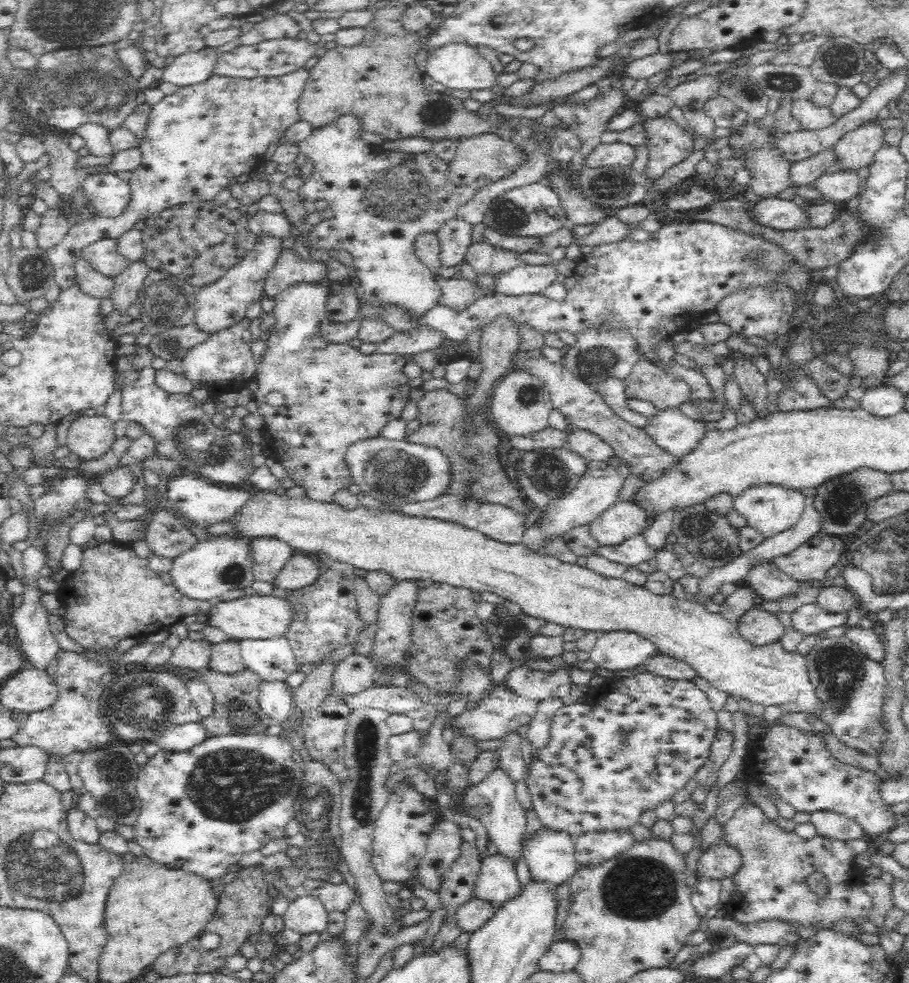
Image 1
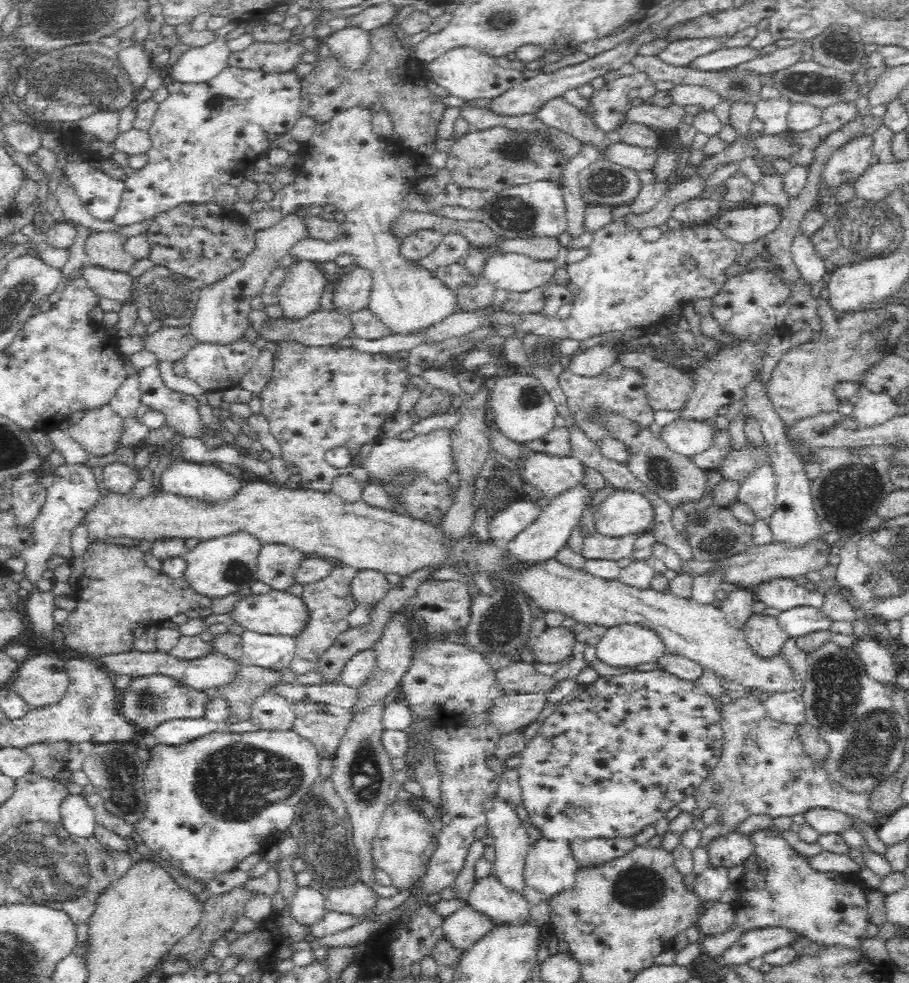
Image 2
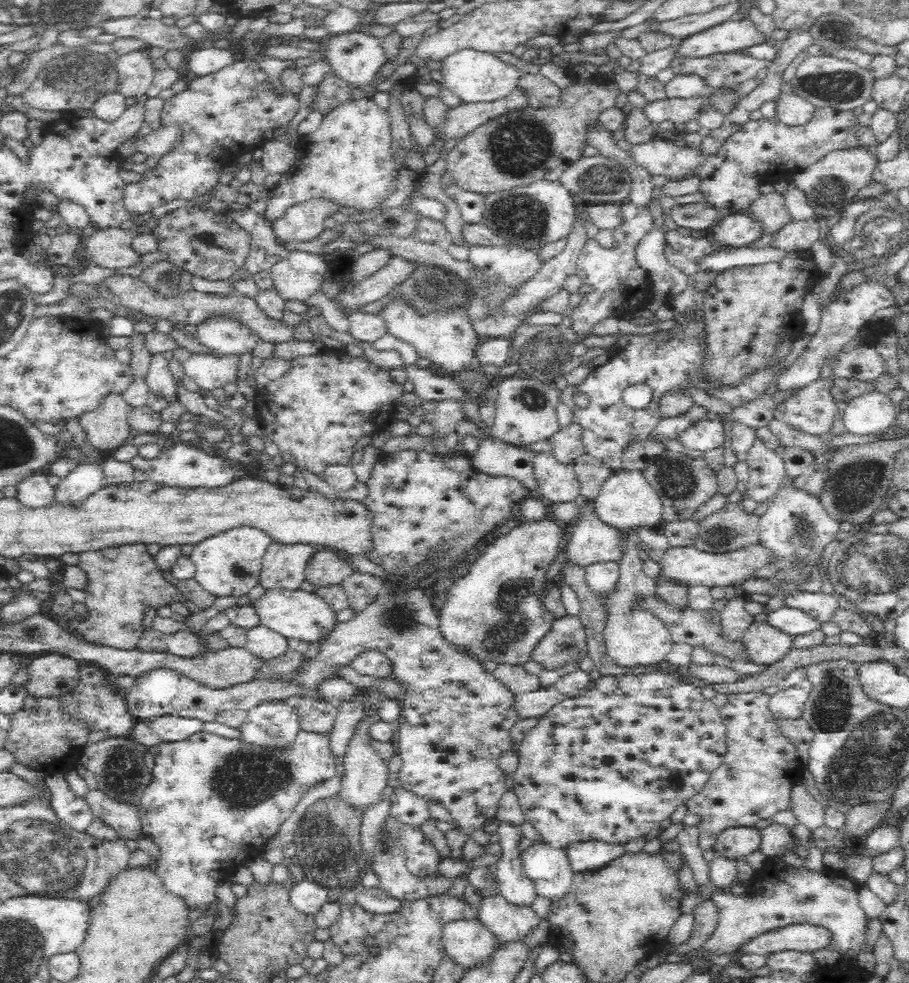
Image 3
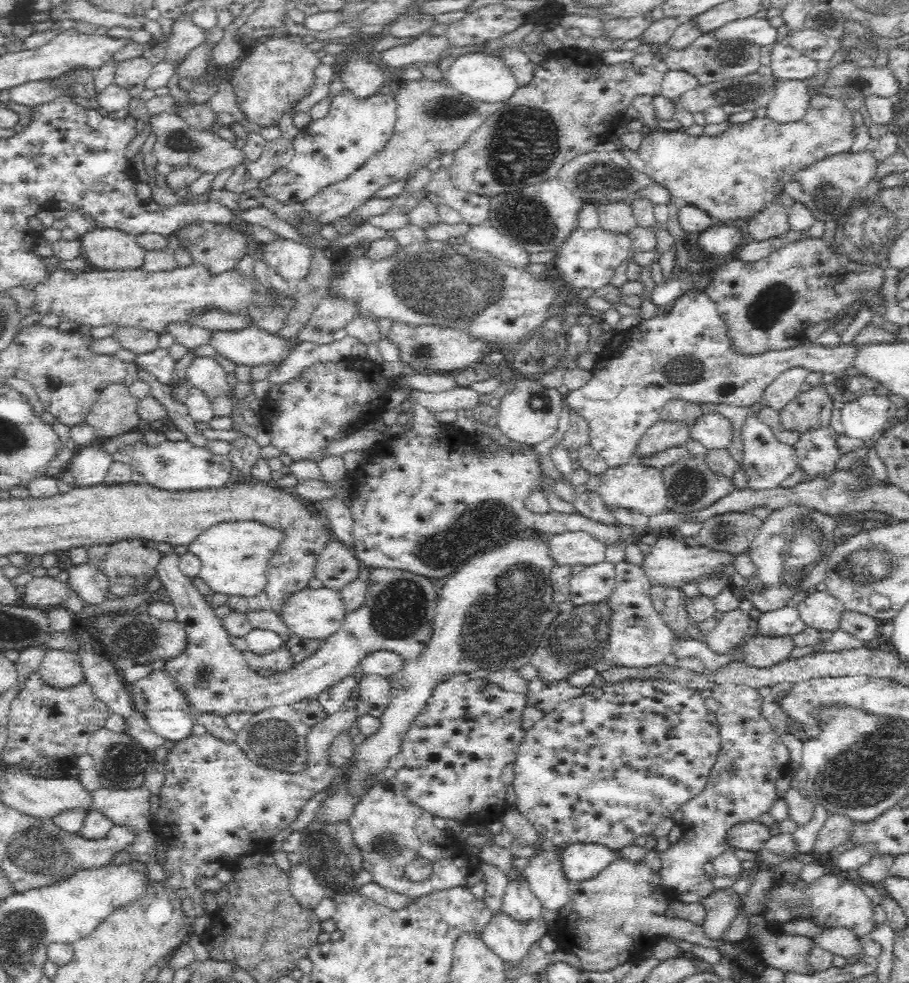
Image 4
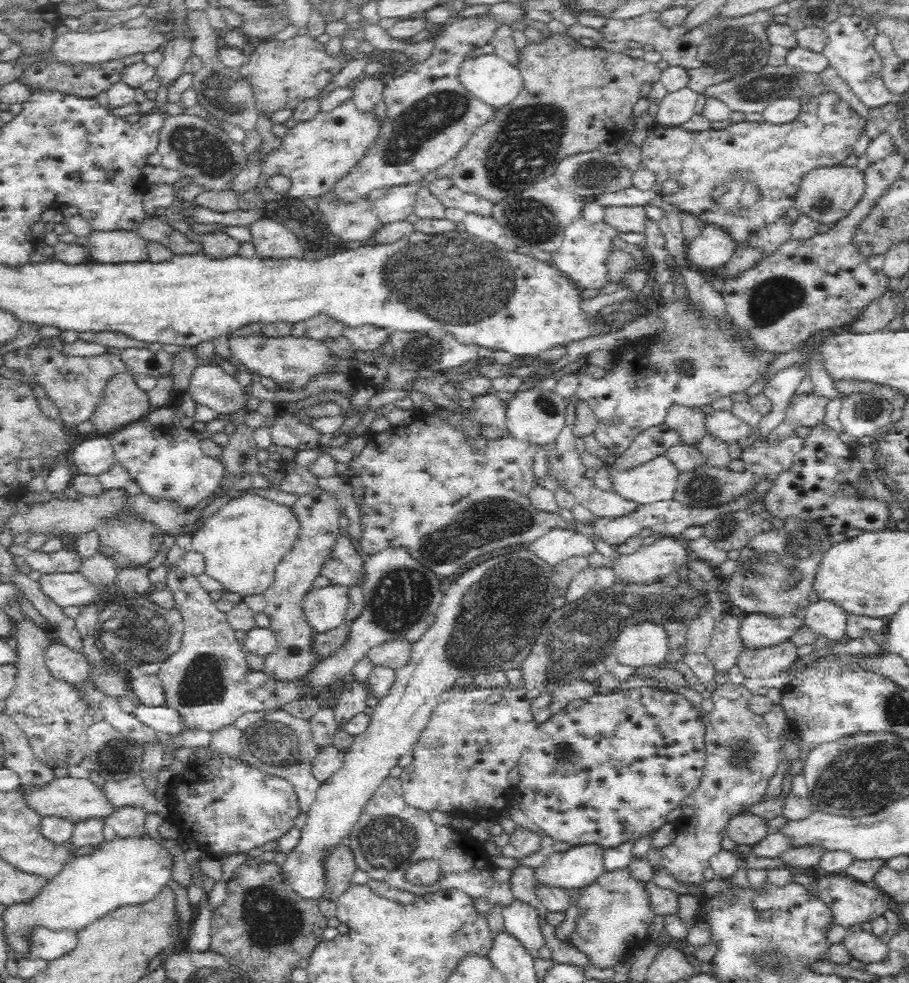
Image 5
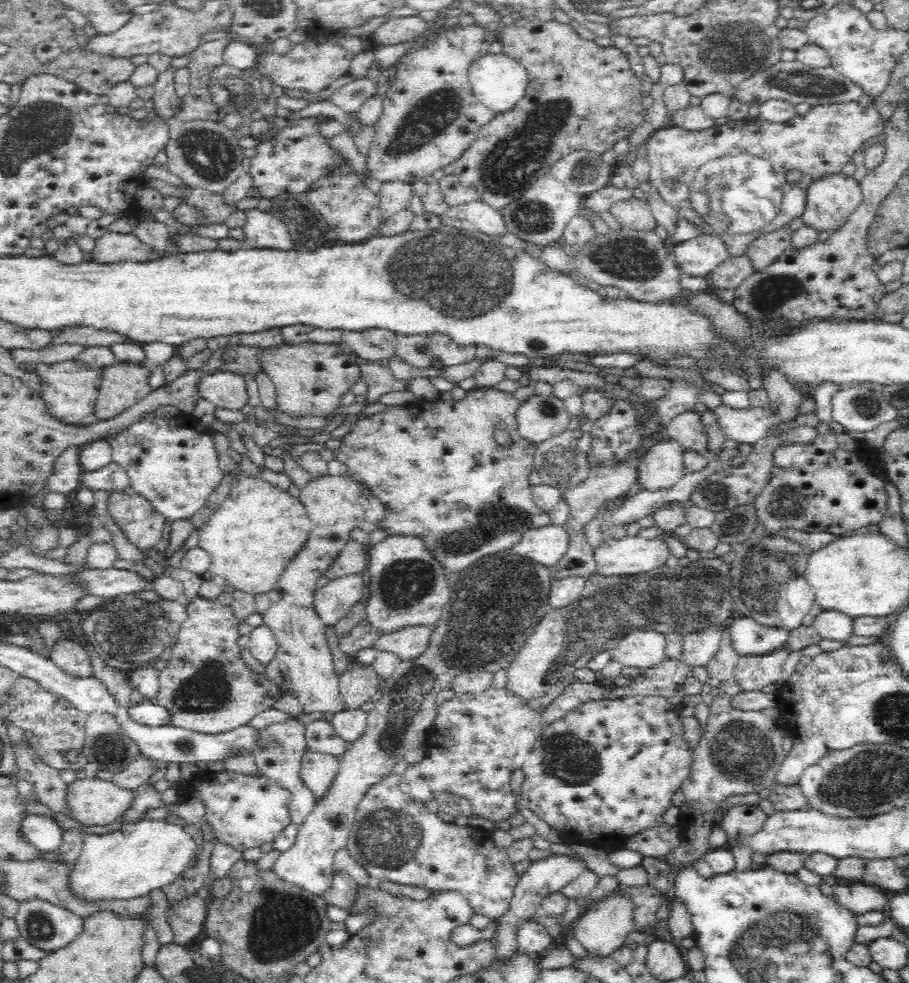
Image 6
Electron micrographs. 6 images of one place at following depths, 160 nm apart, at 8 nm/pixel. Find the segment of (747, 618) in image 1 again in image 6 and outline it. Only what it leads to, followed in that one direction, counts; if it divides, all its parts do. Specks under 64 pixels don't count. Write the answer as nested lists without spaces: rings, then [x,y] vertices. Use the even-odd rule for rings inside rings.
[[[779,648],[766,656],[739,657],[734,678],[738,688],[741,692],[752,692],[776,684],[788,655],[786,649]]]

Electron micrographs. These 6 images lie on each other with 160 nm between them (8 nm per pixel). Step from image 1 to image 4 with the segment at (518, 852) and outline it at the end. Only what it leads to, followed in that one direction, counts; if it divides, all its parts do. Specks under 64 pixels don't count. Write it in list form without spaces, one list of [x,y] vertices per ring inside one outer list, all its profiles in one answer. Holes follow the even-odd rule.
[[[522,878],[520,882],[508,883],[501,906],[501,913],[506,914],[507,918],[528,926],[542,918],[542,910],[543,907],[530,890],[526,878]]]

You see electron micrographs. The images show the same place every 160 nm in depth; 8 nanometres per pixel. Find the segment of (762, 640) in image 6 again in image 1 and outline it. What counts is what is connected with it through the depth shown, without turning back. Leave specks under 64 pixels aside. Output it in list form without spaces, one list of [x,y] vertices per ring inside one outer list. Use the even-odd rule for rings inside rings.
[[[816,602],[802,604],[794,612],[790,613],[791,624],[785,630],[794,629],[804,636],[826,632],[834,626],[844,625],[847,613],[829,613],[824,611]]]

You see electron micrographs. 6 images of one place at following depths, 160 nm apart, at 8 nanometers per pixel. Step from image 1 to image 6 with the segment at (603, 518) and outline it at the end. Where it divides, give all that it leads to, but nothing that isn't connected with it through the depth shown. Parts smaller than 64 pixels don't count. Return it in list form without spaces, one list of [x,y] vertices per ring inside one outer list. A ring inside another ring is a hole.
[[[666,438],[656,443],[638,460],[638,479],[648,490],[674,486],[687,473],[684,464],[686,452],[682,441],[676,439]]]

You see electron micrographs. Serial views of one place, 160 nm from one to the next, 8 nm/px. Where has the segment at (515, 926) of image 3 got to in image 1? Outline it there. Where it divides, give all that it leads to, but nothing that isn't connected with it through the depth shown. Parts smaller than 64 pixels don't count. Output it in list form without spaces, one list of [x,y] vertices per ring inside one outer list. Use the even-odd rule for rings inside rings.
[[[498,854],[481,860],[481,871],[472,888],[472,898],[490,903],[495,911],[509,900],[518,898],[523,887],[518,882],[514,865]]]

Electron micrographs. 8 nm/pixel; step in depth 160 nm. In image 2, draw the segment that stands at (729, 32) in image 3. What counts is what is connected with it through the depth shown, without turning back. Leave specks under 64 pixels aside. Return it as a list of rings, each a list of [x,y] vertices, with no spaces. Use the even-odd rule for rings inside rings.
[[[726,34],[726,36],[702,36],[702,38],[680,38],[669,41],[659,57],[672,66],[688,67],[696,58],[724,48],[730,37]]]

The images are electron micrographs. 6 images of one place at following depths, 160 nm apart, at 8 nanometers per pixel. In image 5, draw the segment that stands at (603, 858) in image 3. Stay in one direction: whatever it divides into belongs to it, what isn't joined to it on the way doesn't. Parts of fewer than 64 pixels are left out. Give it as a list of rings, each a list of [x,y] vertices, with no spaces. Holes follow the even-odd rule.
[[[578,845],[566,852],[547,853],[544,863],[537,868],[532,868],[532,885],[548,888],[578,888],[590,886],[599,876],[605,873],[603,867],[603,850],[597,845]]]

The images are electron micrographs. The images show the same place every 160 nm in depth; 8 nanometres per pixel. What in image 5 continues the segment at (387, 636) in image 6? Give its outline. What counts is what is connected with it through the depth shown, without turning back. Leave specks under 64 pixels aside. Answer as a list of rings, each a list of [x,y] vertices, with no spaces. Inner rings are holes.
[[[394,638],[380,642],[368,650],[367,655],[374,666],[391,666],[398,669],[404,666],[412,654],[413,641],[407,638]]]

